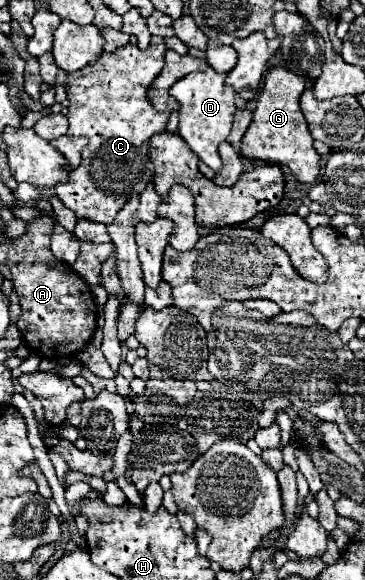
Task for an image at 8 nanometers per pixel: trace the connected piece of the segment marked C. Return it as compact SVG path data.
M152 35L148 49L138 49L136 39L116 49L114 53L102 51L94 65L84 67L68 75L68 135L86 137L88 145L82 151L82 163L70 171L68 181L64 185L56 185L56 197L76 213L78 219L90 219L96 223L112 223L116 213L128 203L132 195L140 195L152 181L154 181L154 163L150 161L150 137L164 131L170 111L154 109L152 101L148 99L148 89L160 75L164 67L164 53L166 43L162 37Z

